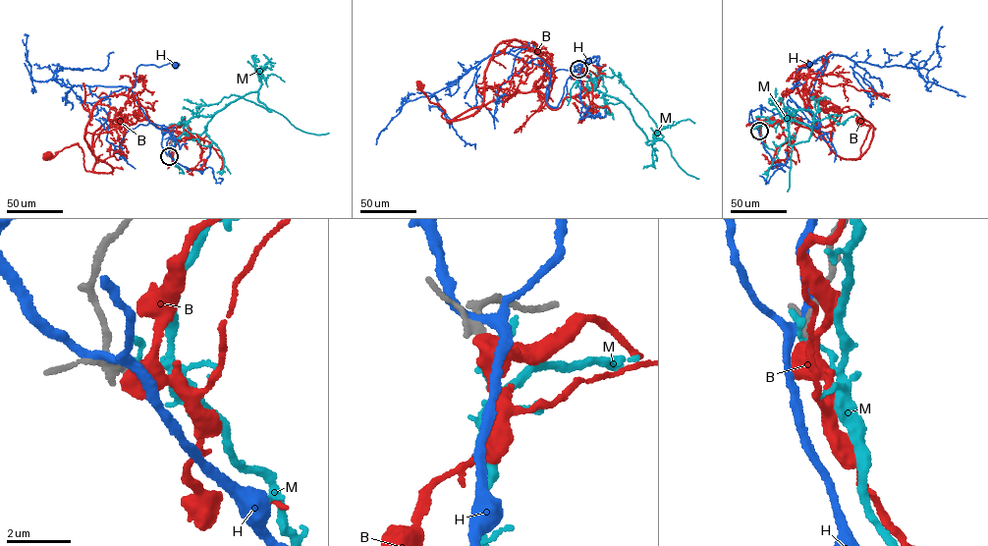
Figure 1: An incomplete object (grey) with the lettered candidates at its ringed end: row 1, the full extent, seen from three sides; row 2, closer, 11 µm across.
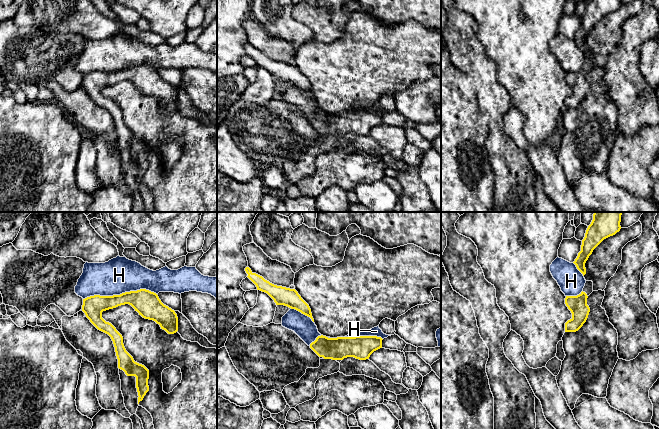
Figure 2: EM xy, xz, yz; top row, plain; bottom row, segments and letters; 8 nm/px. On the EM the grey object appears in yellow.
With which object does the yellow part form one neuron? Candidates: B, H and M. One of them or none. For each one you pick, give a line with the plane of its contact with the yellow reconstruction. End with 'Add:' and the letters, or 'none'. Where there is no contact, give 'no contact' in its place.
Add: none

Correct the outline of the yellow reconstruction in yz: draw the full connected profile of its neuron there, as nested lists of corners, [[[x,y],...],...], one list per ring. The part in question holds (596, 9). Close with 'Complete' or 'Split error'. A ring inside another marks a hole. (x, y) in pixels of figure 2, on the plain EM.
[[[590,0],[582,16],[581,27],[573,38],[577,45],[586,50],[585,39],[593,26],[606,14],[615,11],[621,5],[620,0]]]. Complete

